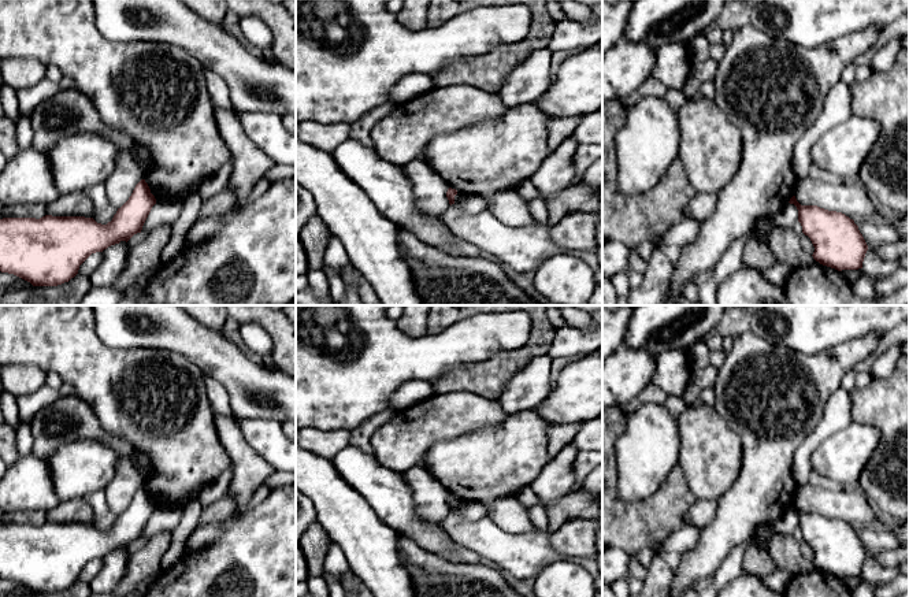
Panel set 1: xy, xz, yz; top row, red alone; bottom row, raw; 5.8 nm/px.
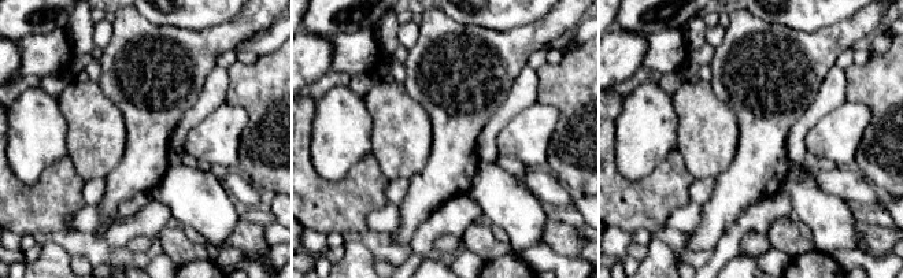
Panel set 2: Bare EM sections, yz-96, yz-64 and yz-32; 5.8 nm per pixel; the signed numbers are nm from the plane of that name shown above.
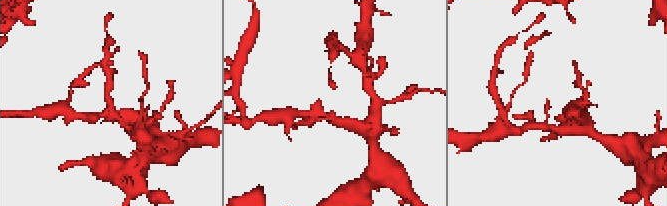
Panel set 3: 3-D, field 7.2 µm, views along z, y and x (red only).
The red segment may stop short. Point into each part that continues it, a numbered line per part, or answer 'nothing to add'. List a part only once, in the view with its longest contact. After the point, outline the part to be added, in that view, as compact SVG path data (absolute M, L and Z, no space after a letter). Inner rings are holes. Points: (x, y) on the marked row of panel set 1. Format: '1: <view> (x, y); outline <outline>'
nothing to add

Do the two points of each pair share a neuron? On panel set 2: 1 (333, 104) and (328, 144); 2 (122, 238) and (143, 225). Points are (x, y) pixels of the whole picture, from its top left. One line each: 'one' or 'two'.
1: one
2: one

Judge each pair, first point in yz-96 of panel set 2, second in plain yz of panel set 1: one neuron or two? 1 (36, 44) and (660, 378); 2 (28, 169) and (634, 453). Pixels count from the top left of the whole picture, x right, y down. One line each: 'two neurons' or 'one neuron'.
1: one neuron
2: one neuron

